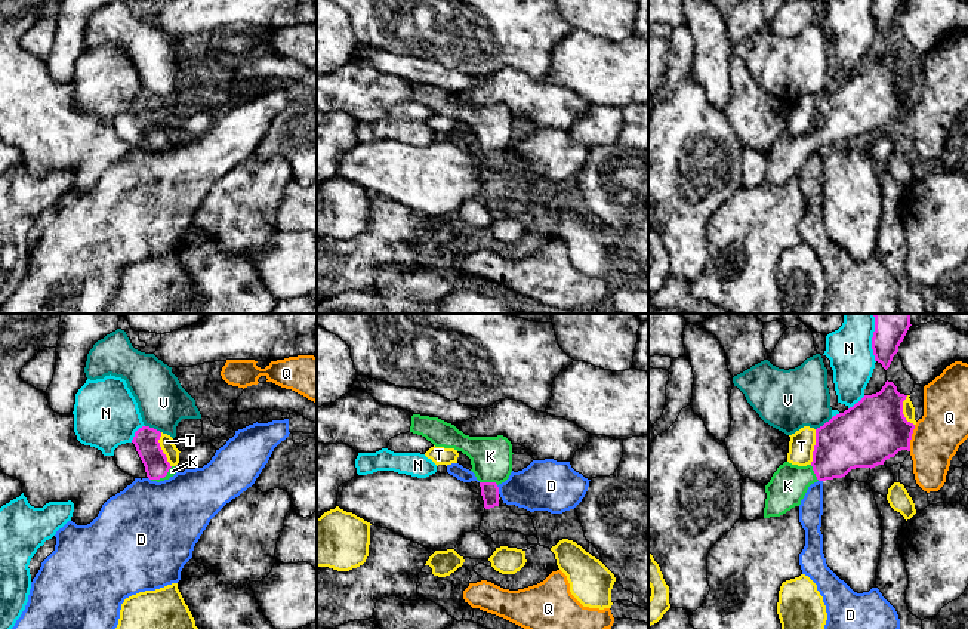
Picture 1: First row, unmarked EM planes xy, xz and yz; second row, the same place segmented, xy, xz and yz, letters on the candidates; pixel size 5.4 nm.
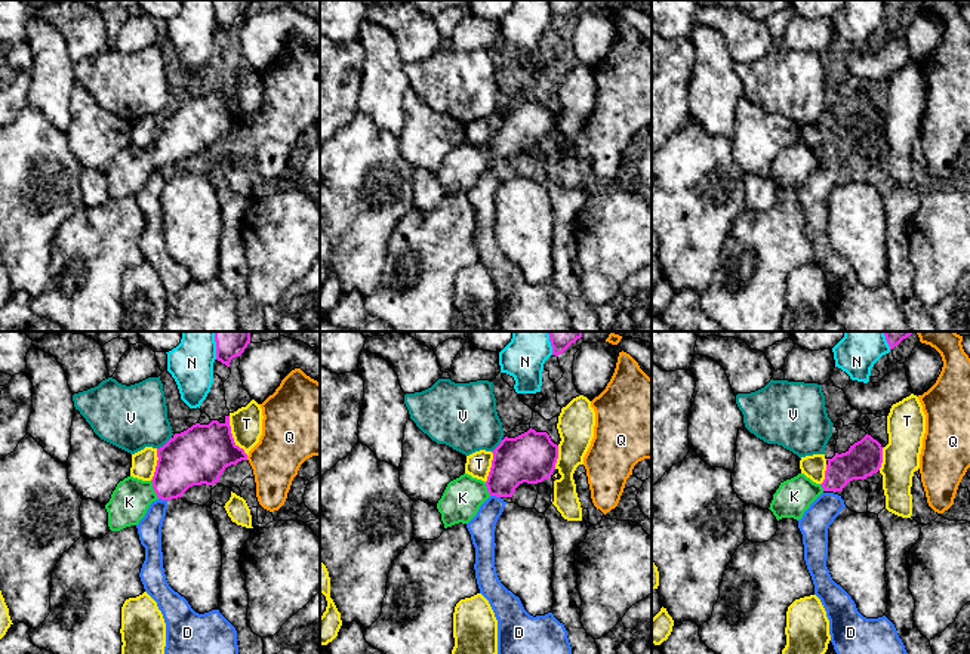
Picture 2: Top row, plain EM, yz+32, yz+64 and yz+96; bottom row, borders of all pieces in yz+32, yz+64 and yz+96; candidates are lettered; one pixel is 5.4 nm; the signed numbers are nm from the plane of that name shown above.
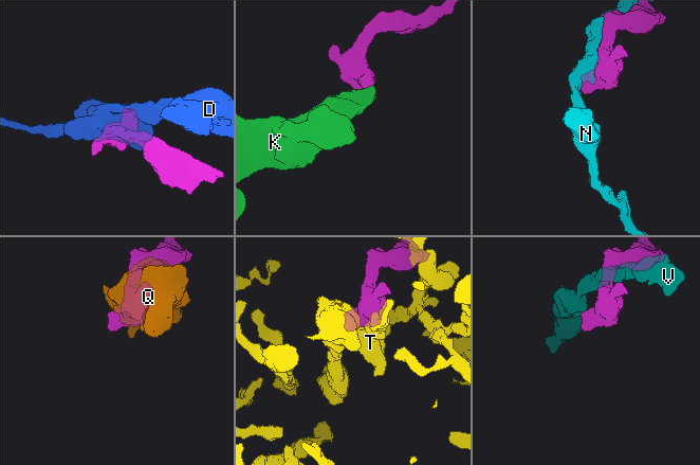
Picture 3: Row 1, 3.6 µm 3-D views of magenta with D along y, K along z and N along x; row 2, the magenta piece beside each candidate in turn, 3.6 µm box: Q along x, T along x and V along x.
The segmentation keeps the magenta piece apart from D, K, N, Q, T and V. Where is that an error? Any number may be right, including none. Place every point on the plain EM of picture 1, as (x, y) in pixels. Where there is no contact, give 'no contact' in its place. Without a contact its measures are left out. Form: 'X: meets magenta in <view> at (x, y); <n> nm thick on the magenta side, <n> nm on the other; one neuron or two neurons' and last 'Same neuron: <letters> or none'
D: meets magenta in xz at (498, 159); 100 nm thick on the magenta side, 280 nm on the other; two neurons
K: meets magenta in xz at (489, 151); 100 nm thick on the magenta side, 220 nm on the other; one neuron
N: meets magenta in yz at (872, 15); 140 nm thick on the magenta side, 240 nm on the other; two neurons
Q: meets magenta in yz at (911, 107); 360 nm thick on the magenta side, 260 nm on the other; two neurons
T: meets magenta in yz at (814, 116); 320 nm thick on the magenta side, 140 nm on the other; two neurons
V: meets magenta in yz at (825, 92); 340 nm thick on the magenta side, 340 nm on the other; two neurons
Same neuron: K

